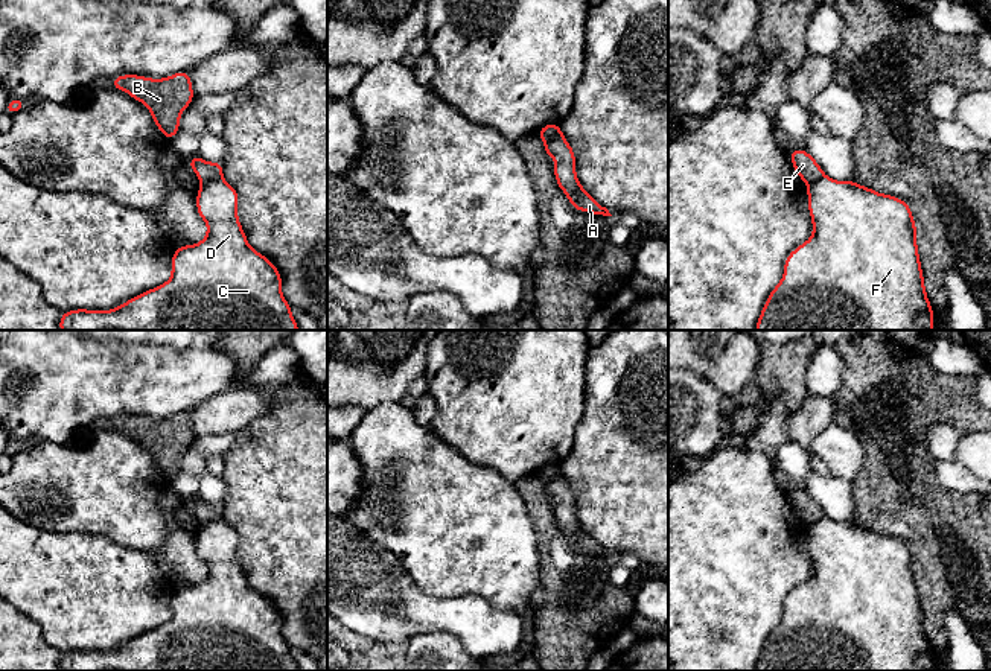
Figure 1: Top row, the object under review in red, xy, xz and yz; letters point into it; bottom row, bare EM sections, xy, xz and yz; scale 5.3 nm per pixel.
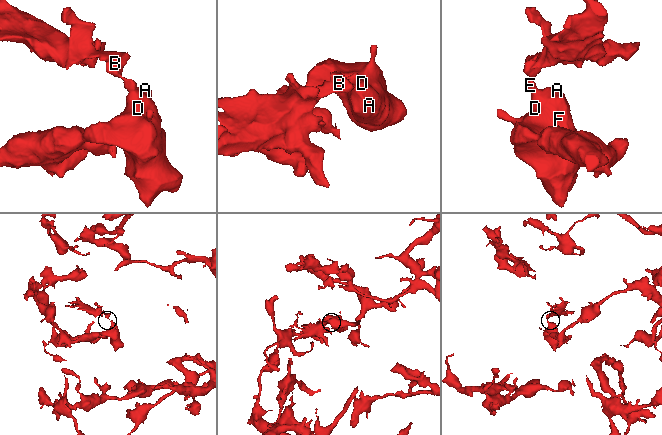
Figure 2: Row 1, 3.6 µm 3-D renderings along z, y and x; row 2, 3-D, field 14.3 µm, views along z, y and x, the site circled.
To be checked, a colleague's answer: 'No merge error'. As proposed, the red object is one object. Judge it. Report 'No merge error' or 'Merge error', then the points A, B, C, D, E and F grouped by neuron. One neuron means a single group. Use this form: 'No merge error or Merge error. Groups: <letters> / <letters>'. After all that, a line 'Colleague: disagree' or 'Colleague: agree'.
Merge error. Groups: A C D F / B E
Colleague: disagree

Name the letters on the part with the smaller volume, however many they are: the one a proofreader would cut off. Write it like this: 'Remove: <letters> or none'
Remove: B, E

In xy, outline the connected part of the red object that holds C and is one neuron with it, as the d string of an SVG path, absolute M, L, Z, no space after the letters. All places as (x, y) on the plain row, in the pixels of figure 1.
M222 517L201 525L196 552L207 564L207 577L193 586L175 589L172 618L111 651L73 650L62 653L61 671L300 671L282 634L282 615L263 595L253 590L237 557L239 534Z

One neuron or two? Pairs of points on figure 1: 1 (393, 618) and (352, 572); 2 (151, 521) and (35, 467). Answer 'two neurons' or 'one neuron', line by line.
1: one neuron
2: one neuron

